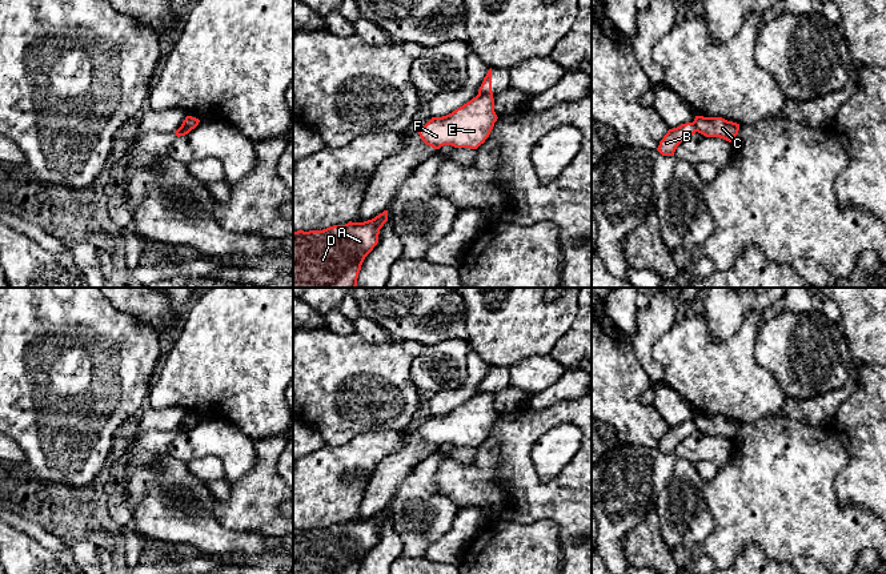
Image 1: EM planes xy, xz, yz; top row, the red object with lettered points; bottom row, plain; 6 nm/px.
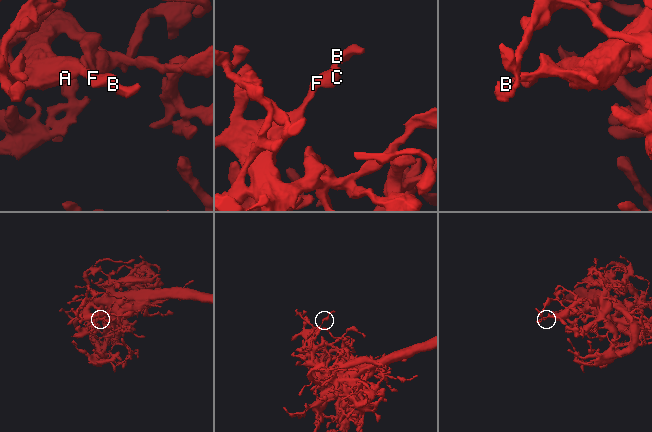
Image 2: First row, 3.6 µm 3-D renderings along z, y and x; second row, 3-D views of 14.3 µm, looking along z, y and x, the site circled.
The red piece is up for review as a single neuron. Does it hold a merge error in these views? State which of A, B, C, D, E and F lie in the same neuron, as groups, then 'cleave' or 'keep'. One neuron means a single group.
groups A C D E F / B; cleave

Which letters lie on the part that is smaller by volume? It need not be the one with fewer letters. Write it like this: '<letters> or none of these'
B

